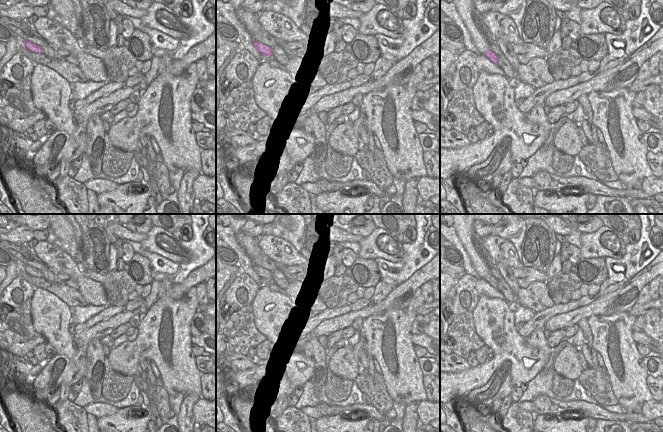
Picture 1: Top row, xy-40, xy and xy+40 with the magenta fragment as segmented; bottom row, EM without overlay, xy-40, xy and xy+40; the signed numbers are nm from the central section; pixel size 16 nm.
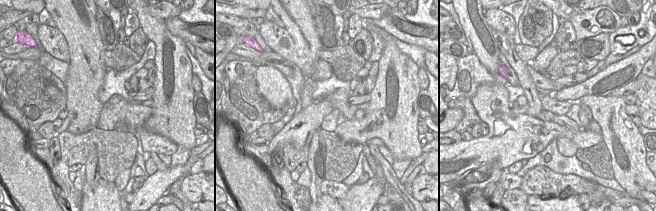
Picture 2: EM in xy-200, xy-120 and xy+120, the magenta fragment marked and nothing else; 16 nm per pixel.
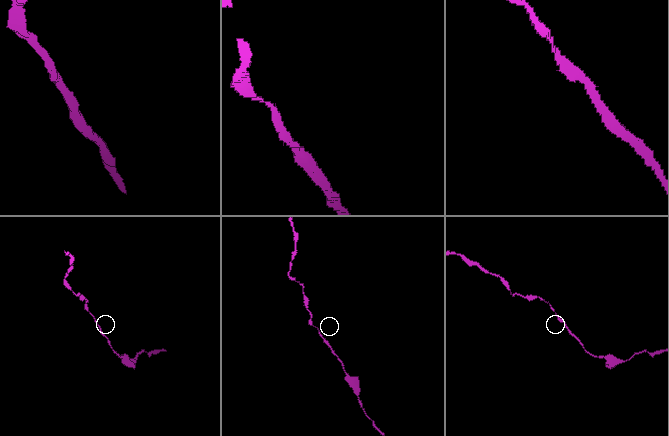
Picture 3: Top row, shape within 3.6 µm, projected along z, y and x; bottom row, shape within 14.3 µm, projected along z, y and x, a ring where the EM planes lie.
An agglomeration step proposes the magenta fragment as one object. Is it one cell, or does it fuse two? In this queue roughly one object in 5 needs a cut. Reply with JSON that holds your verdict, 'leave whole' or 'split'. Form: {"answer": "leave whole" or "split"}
{"answer": "leave whole"}

